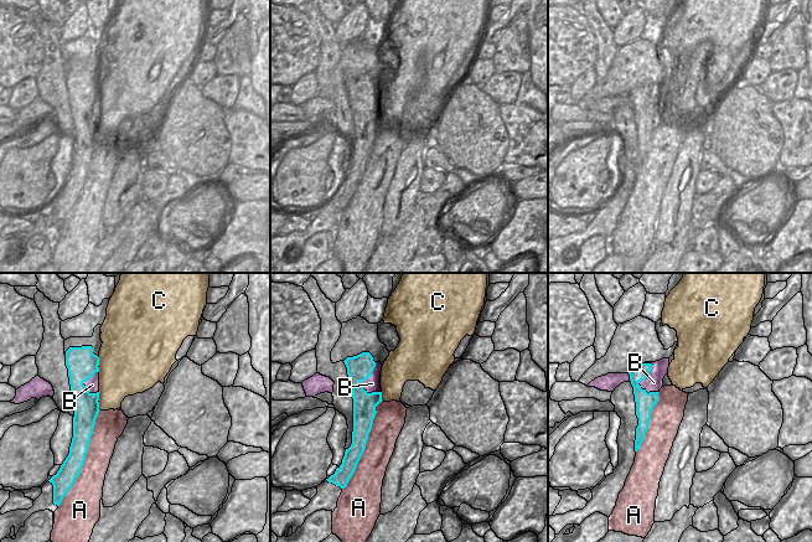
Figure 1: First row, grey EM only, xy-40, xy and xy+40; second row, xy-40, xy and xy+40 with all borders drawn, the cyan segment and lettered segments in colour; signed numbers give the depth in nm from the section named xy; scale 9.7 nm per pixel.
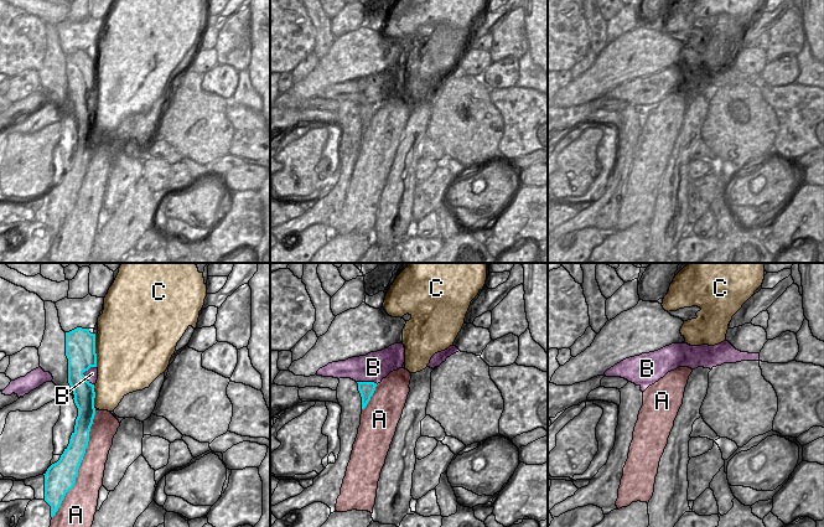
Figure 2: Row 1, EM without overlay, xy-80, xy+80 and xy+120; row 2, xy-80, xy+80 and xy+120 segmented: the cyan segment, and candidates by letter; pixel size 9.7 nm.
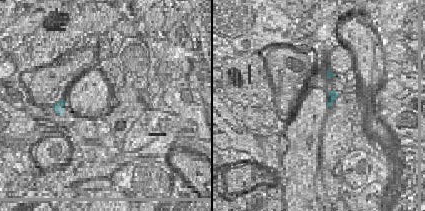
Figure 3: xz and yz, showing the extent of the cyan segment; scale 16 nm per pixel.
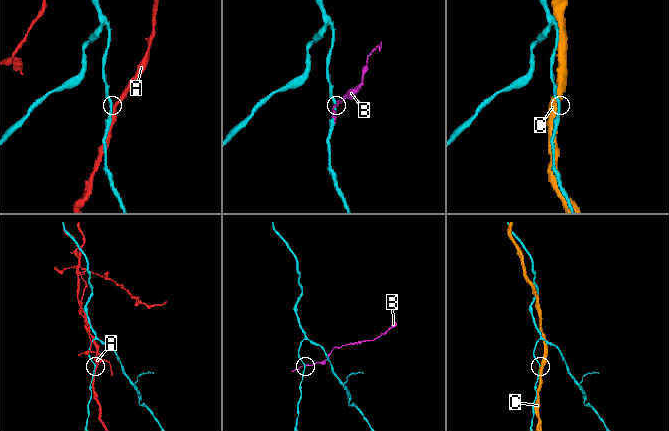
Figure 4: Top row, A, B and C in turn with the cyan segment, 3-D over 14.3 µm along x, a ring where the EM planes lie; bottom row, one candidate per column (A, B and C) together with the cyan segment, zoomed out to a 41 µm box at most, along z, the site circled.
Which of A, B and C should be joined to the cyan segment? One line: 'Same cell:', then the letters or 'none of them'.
Same cell: none of them.

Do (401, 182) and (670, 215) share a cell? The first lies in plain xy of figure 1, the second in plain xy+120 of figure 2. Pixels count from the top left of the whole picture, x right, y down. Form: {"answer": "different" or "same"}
{"answer": "same"}

